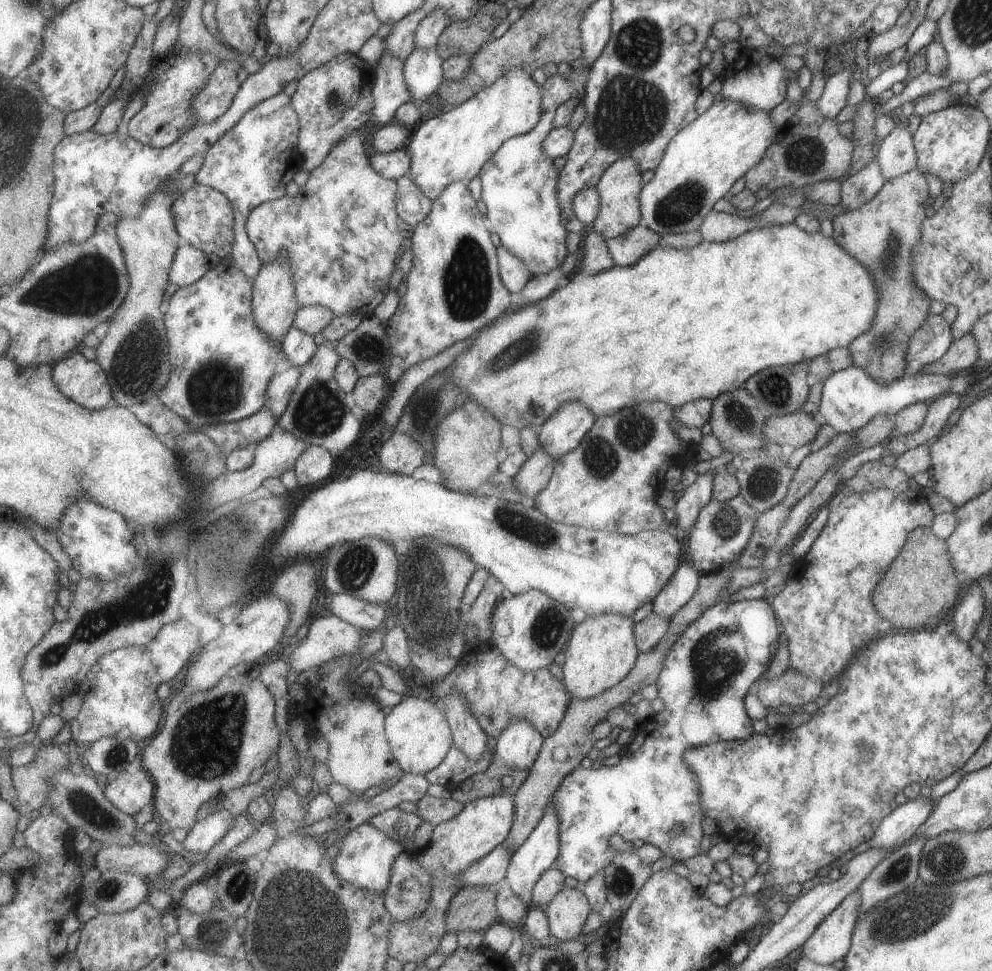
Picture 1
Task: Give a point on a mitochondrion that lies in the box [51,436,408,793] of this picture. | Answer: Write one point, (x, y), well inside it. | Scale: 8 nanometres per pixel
(207, 741)

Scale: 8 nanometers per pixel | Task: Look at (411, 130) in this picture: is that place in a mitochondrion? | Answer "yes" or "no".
no

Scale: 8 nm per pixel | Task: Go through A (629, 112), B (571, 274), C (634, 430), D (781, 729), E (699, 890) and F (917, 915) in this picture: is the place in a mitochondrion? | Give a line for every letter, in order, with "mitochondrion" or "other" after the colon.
A: mitochondrion
B: other
C: mitochondrion
D: other
E: other
F: mitochondrion

